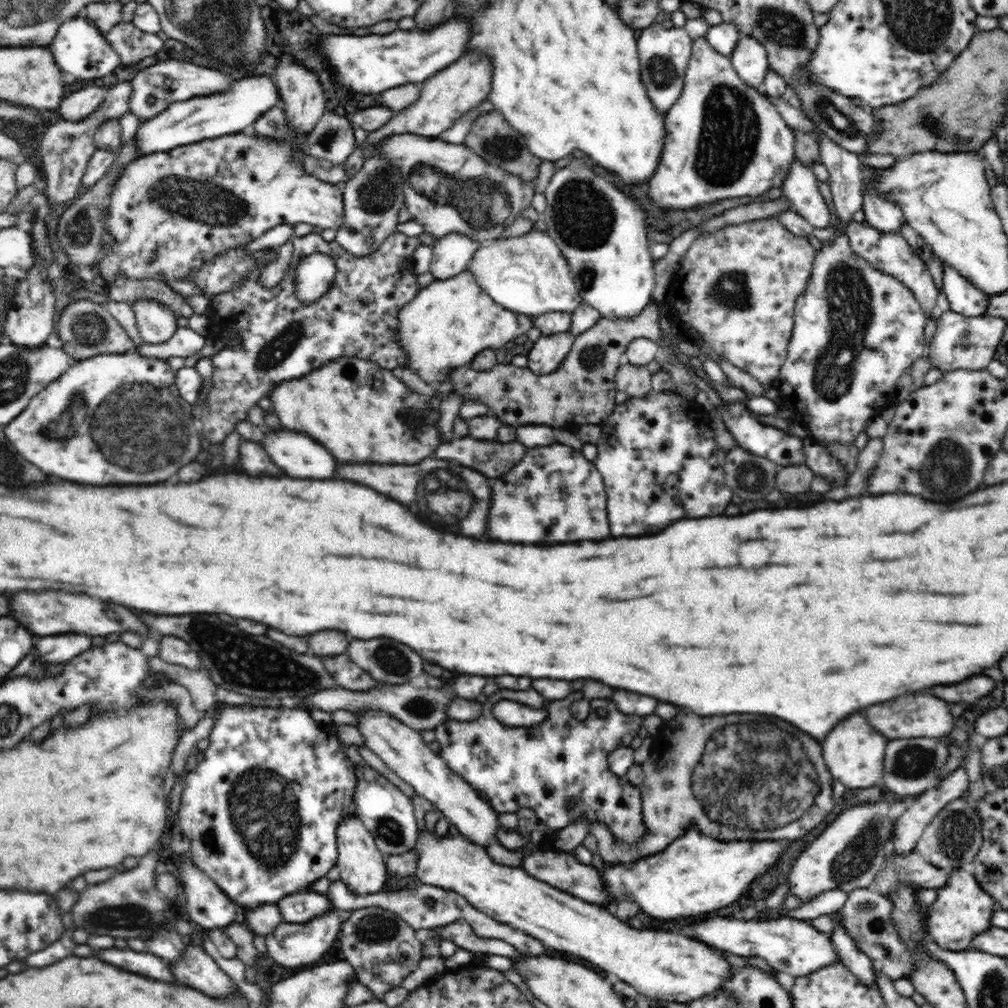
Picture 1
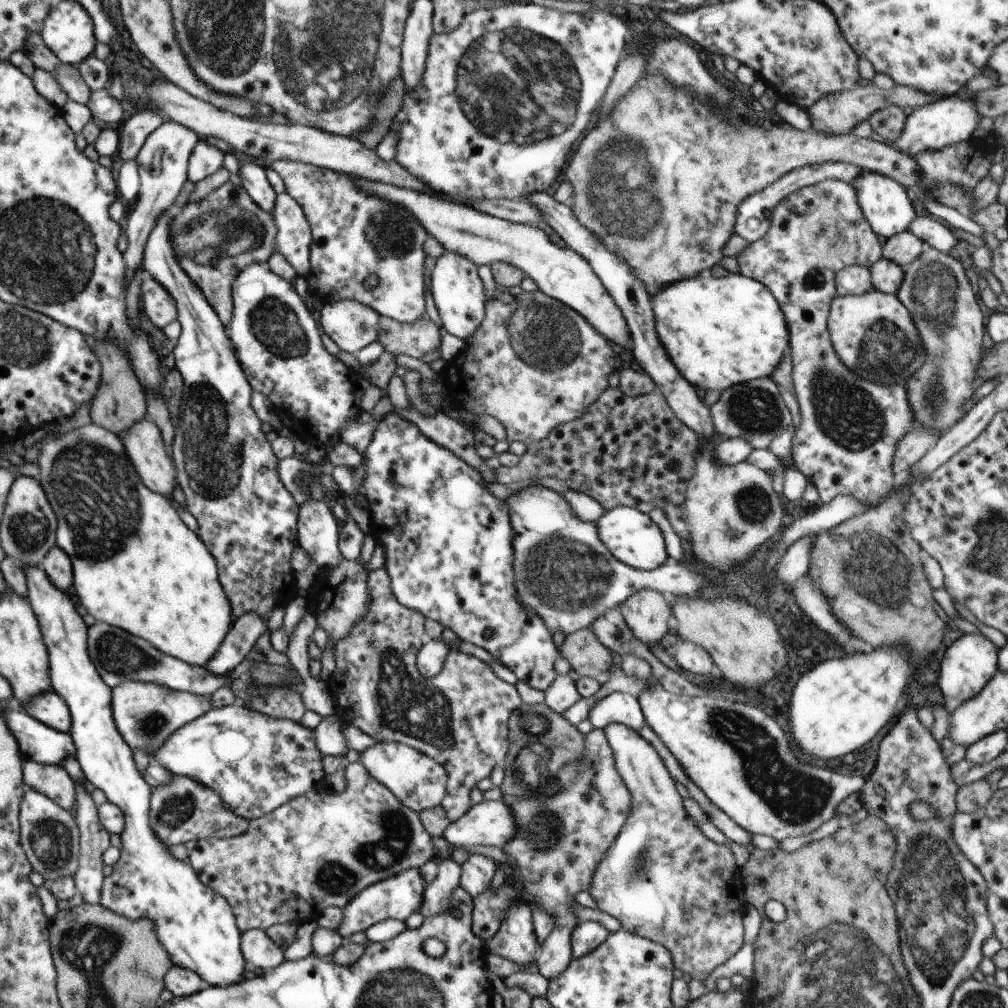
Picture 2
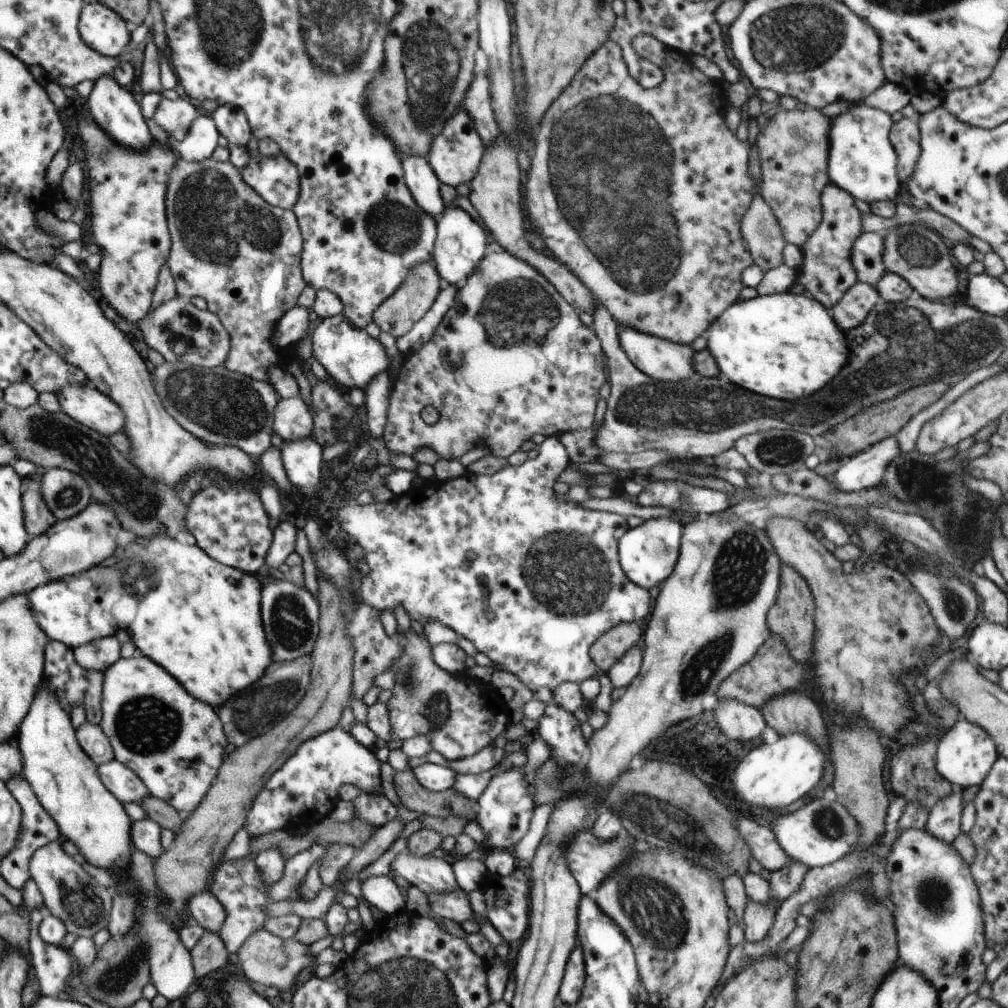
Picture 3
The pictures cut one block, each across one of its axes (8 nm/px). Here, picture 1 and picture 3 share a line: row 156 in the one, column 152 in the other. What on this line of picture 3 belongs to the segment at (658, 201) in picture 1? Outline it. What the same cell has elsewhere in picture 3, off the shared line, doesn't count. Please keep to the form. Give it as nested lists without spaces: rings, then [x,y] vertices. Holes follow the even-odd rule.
[[[143,654],[132,655],[127,659],[120,657],[112,666],[105,670],[105,673],[107,678],[103,682],[103,720],[99,725],[106,732],[114,747],[115,759],[124,764],[124,766],[131,768],[138,775],[138,778],[142,779],[142,782],[151,792],[152,797],[168,801],[170,806],[173,806],[183,815],[191,814],[192,811],[198,809],[200,804],[202,804],[204,797],[207,796],[208,790],[211,789],[212,783],[218,776],[218,768],[221,768],[222,762],[225,761],[224,746],[226,746],[226,738],[224,738],[225,732],[222,724],[220,724],[218,714],[208,704],[202,704],[199,699],[194,700],[195,697],[169,671],[164,670],[164,667],[161,667],[159,663],[155,663]]]

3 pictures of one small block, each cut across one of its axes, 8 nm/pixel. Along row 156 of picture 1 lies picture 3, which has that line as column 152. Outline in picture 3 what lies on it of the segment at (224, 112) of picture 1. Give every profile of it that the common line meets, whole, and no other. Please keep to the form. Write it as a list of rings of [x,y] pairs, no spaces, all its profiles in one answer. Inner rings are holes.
[[[112,74],[100,77],[98,81],[93,81],[93,87],[90,96],[87,98],[87,104],[94,122],[103,127],[121,145],[132,147],[133,149],[145,149],[154,141],[146,125],[146,119],[142,115],[140,103],[134,99],[134,96],[126,87],[120,85],[112,77]]]

